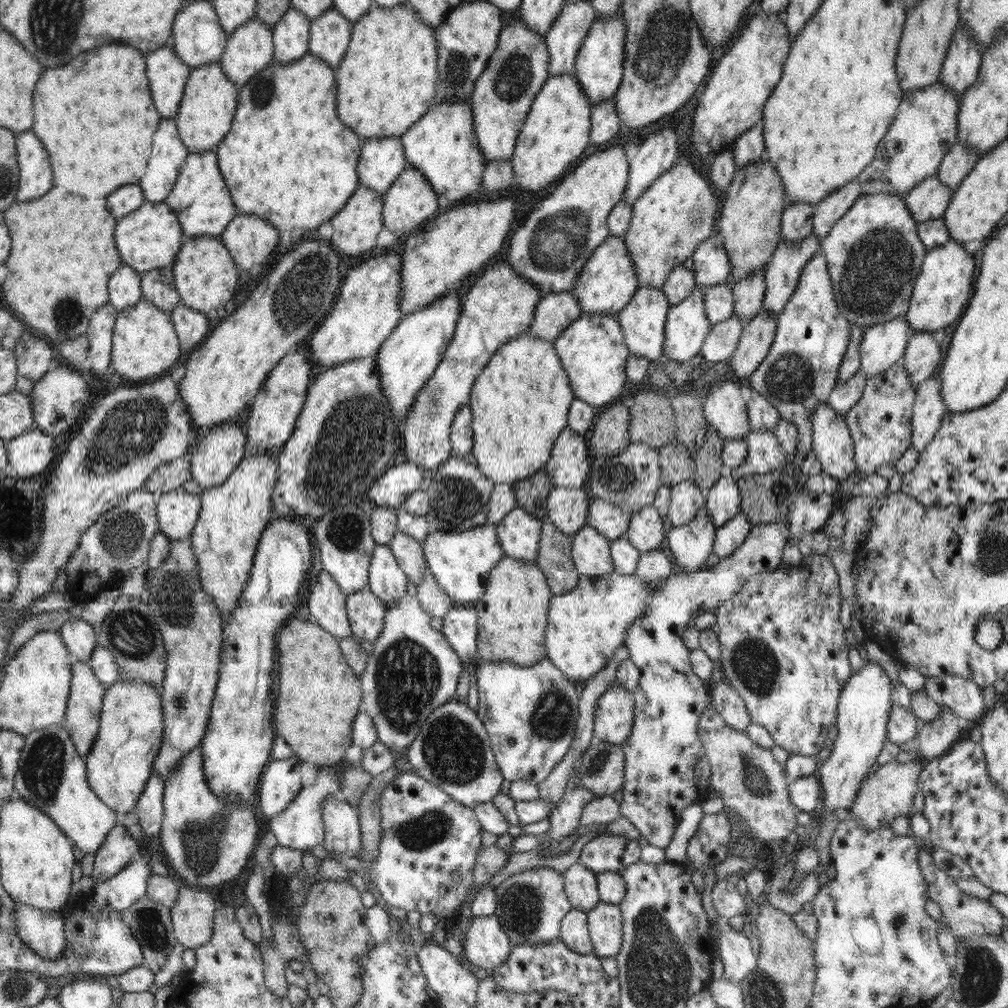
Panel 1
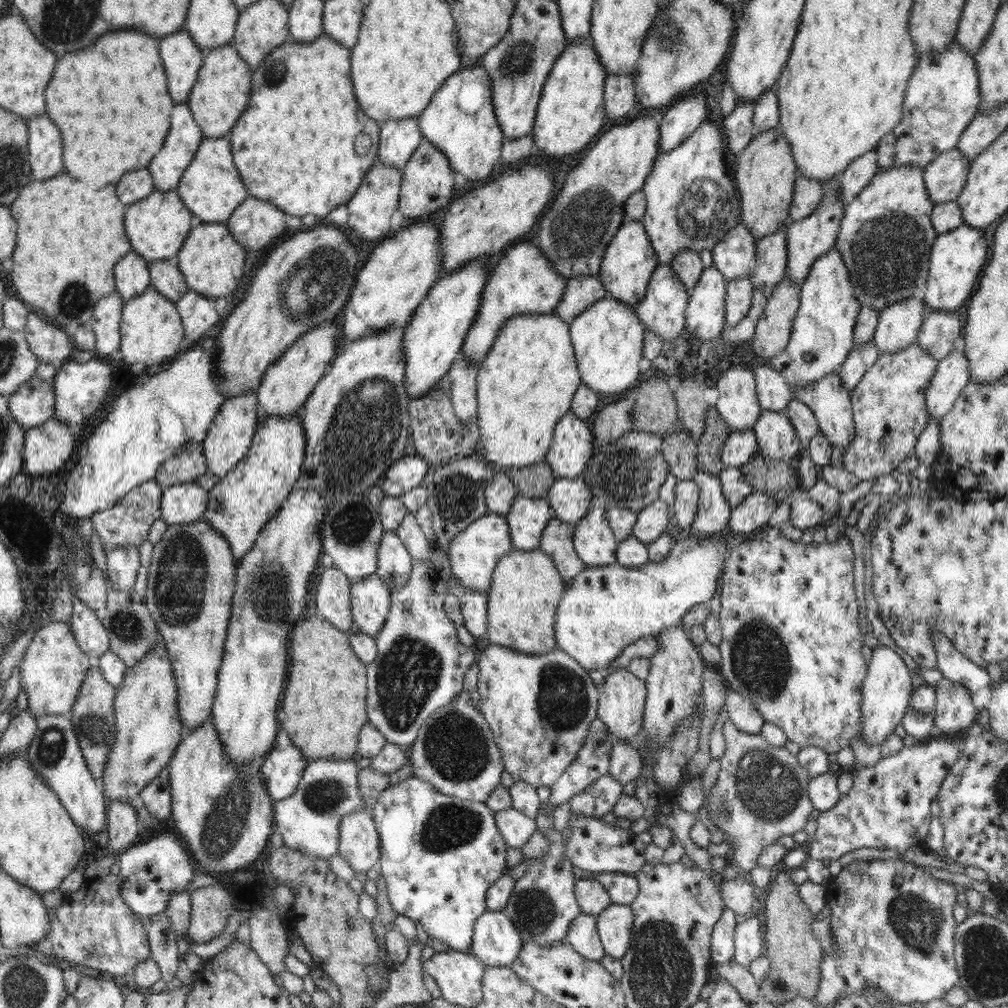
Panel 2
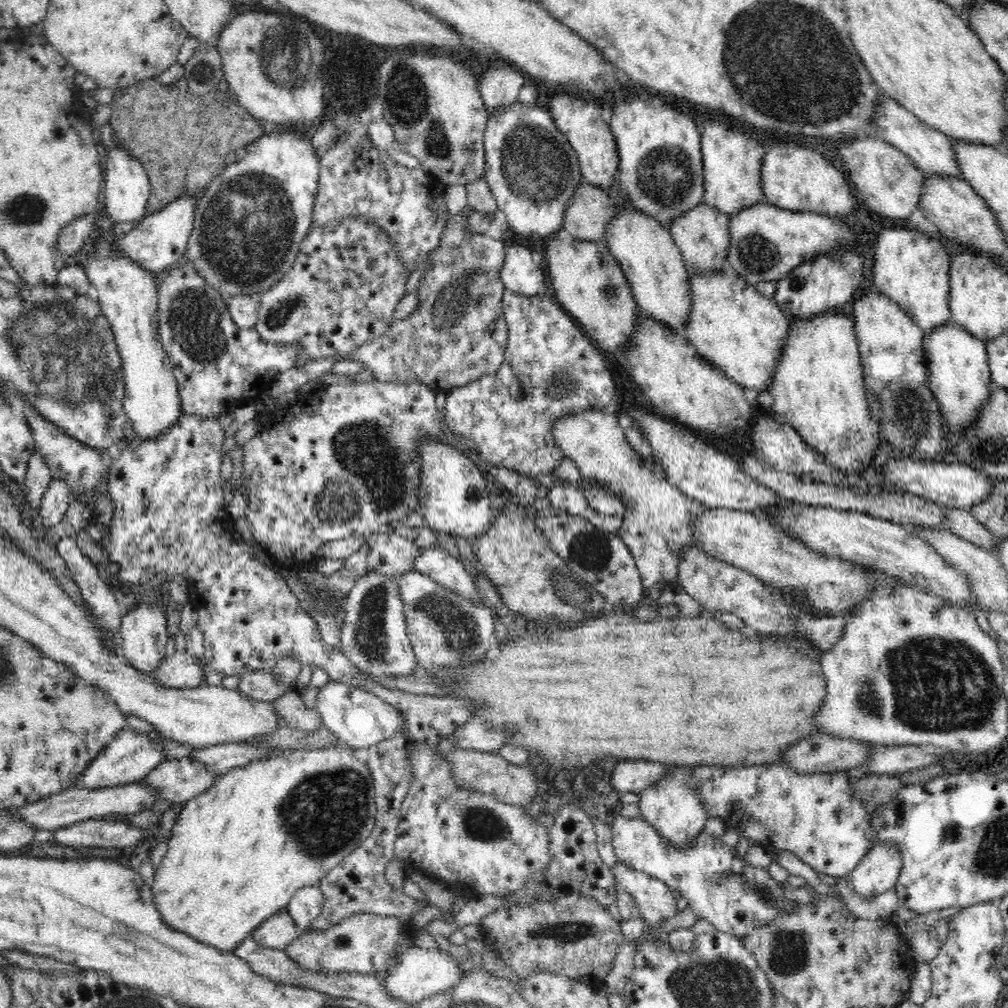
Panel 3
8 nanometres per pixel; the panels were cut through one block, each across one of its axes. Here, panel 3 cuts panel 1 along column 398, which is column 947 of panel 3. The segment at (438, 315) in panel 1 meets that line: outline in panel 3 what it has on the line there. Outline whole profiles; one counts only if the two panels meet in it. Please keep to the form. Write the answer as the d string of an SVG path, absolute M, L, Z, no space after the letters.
M952 321L941 324L924 335L923 347L925 361L928 363L927 385L933 390L940 412L951 430L963 431L989 399L989 392L994 384L988 367L985 343Z

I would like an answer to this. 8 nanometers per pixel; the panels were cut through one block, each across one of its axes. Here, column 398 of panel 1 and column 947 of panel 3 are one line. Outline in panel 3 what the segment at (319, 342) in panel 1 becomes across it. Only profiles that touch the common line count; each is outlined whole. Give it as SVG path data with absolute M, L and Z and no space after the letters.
M910 225L882 228L874 244L874 286L894 300L924 331L951 321L949 302L950 254L940 237L919 232Z

